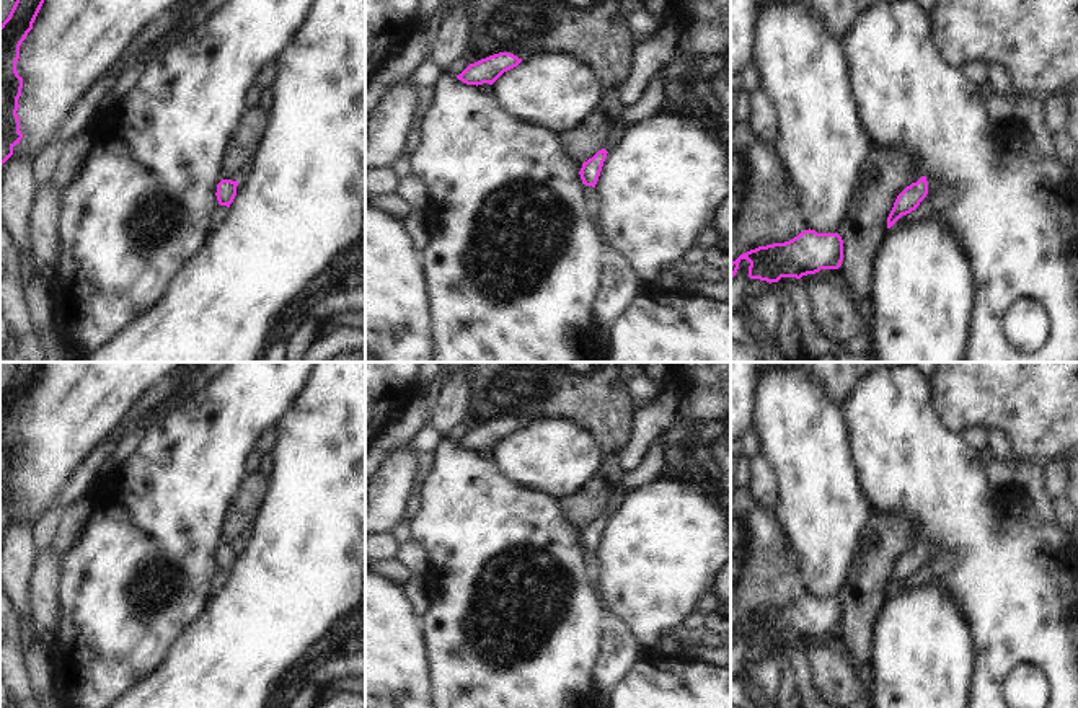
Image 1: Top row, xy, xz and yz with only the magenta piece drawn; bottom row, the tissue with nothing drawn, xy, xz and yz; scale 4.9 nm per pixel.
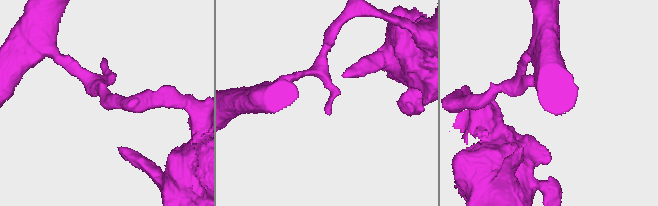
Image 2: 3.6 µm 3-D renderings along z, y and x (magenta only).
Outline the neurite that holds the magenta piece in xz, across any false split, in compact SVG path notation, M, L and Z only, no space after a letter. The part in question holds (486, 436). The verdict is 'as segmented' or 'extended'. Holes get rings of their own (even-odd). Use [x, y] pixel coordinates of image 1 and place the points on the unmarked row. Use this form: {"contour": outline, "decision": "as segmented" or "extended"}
{"contour": "M499 418L470 429L457 444L466 450L493 450L504 437L517 432L520 427L522 424L510 418Z", "decision": "as segmented"}

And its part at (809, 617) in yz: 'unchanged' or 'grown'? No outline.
unchanged

